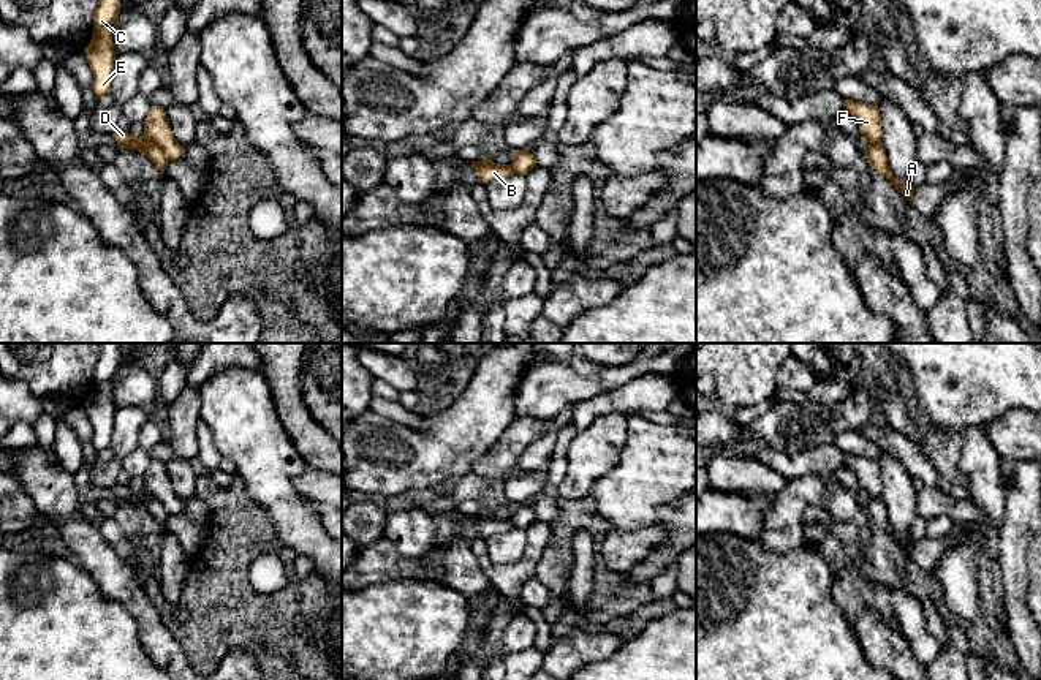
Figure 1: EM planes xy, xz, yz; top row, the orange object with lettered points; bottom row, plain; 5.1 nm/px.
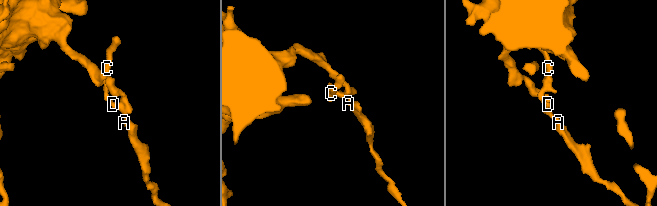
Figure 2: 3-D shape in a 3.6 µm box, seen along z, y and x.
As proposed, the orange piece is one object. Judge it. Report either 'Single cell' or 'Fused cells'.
Fused cells

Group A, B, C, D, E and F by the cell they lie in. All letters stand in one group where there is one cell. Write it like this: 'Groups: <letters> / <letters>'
Groups: A B C D E / F

